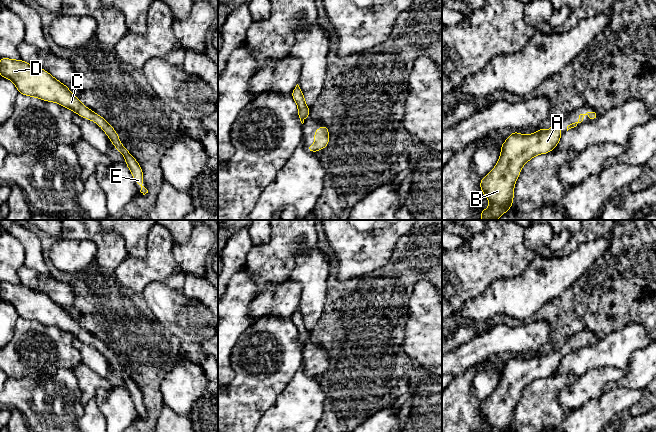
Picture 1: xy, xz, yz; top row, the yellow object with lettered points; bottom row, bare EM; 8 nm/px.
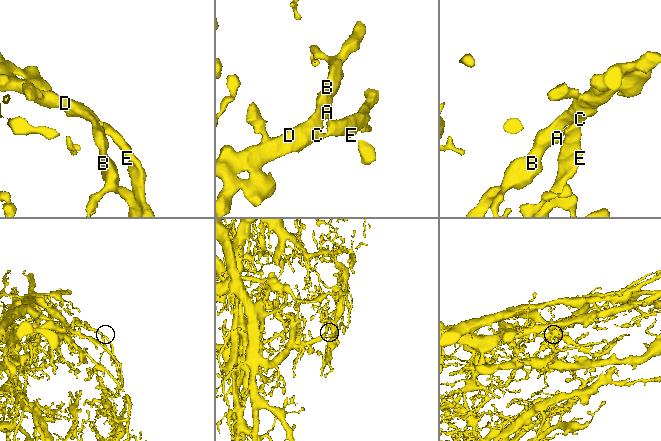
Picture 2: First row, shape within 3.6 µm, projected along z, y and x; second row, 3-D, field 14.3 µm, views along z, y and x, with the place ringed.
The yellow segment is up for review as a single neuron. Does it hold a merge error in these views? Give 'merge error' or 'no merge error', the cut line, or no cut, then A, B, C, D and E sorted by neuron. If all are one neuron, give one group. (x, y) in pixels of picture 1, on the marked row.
no merge error | no cut | A B C D E

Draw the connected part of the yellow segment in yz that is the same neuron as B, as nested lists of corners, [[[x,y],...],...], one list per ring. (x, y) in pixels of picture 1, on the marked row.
[[[560,121],[554,122],[551,130],[538,129],[537,132],[530,135],[523,135],[515,131],[511,132],[512,134],[501,145],[501,155],[498,163],[492,171],[480,181],[480,189],[490,203],[490,207],[483,209],[480,213],[482,220],[496,220],[512,207],[514,185],[523,165],[536,155],[553,151],[562,136]]]

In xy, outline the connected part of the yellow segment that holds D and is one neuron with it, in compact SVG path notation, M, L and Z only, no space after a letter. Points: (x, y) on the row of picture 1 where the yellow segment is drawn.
M0 58L0 76L11 80L16 85L19 94L40 98L48 102L56 102L83 118L98 124L109 137L115 148L124 156L126 165L130 169L135 182L141 186L140 192L143 195L148 193L148 190L142 185L144 178L140 165L122 145L117 132L103 117L91 111L88 107L85 107L70 92L68 86L60 83L46 70L34 67L21 59Z

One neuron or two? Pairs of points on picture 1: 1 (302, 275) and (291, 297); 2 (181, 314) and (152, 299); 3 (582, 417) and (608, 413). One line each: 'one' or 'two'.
1: two
2: one
3: one

